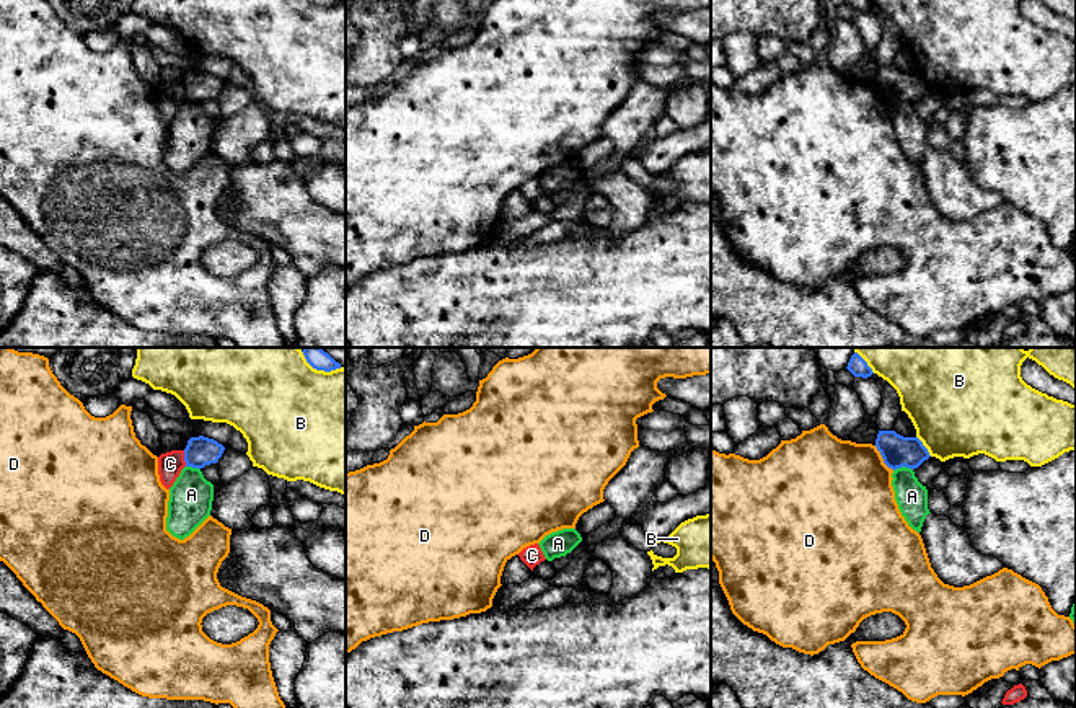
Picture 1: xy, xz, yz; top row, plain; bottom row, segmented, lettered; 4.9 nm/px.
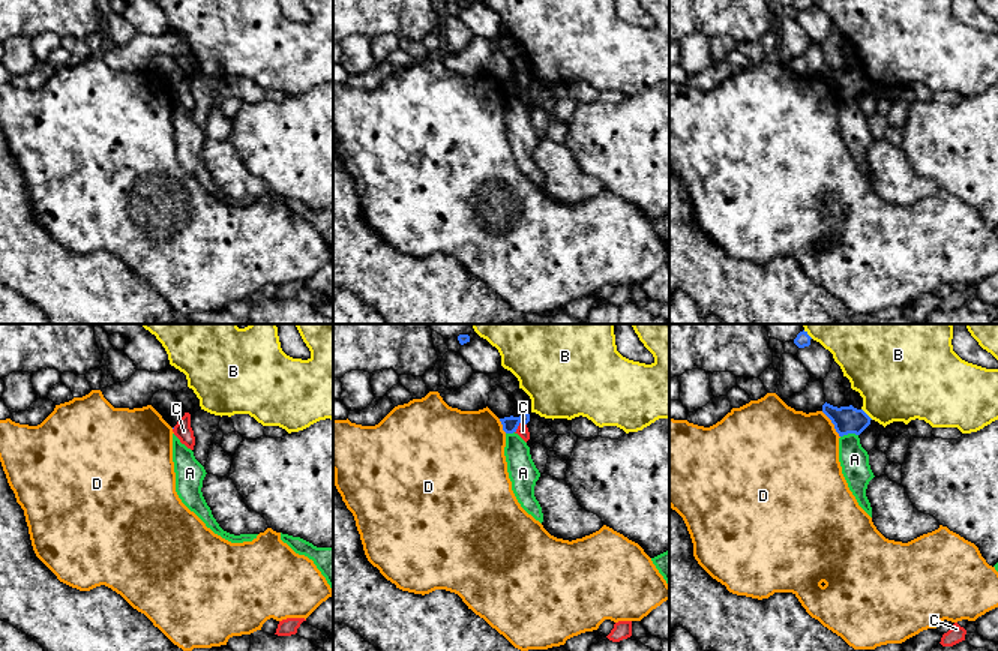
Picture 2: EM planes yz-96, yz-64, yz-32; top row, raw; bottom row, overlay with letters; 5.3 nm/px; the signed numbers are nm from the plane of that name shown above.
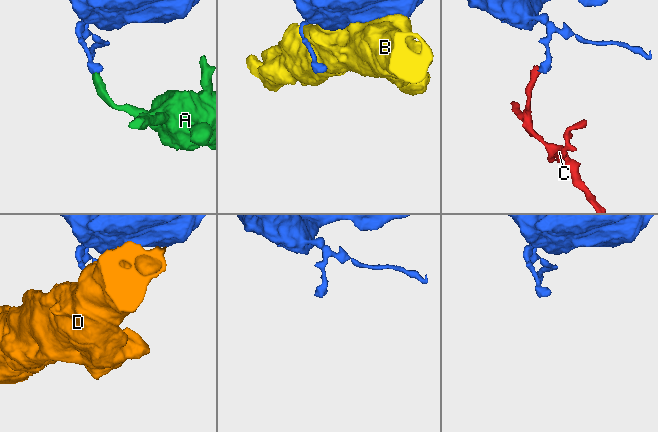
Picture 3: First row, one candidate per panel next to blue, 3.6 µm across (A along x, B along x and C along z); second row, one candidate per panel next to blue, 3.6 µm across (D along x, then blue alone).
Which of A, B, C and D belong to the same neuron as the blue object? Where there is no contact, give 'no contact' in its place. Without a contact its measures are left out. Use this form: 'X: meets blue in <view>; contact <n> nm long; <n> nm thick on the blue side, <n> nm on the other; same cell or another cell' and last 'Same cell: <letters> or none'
A: meets blue in yz; contact 100 nm long; 160 nm thick on the blue side, 160 nm on the other; another cell
B: meets blue in yz; contact 130 nm long; 160 nm thick on the blue side, 460 nm on the other; another cell
C: meets blue in xy; contact 80 nm long; 150 nm thick on the blue side, 120 nm on the other; another cell
D: meets blue in yz; contact 160 nm long; 160 nm thick on the blue side, 480 nm on the other; another cell
Same cell: none

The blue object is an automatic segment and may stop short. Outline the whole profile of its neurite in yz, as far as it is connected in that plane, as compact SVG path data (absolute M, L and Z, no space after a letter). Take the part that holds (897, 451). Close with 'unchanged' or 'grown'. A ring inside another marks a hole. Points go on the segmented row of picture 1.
M879 431L875 447L884 463L892 468L918 468L931 455L918 437L903 437L895 431Z; unchanged

